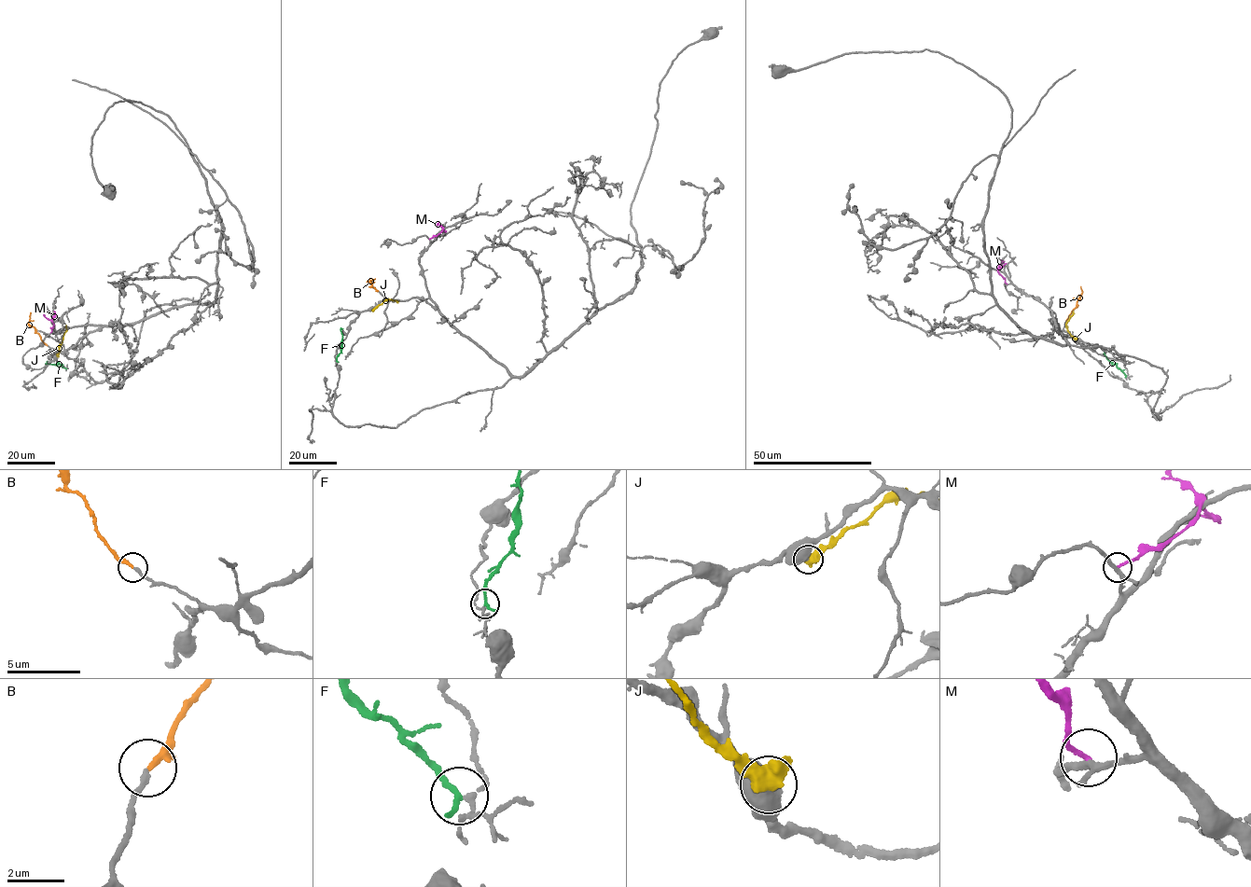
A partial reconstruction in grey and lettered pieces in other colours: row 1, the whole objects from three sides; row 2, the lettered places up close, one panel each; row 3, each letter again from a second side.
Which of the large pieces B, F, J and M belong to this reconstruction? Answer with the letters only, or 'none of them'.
B

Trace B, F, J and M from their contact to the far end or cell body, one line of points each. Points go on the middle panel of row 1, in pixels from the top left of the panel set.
B: (378, 290), (368, 281), (375, 278)
F: (337, 360), (342, 328)
J: (372, 310), (387, 299), (398, 301)
M: (429, 239), (442, 229), (437, 225)

